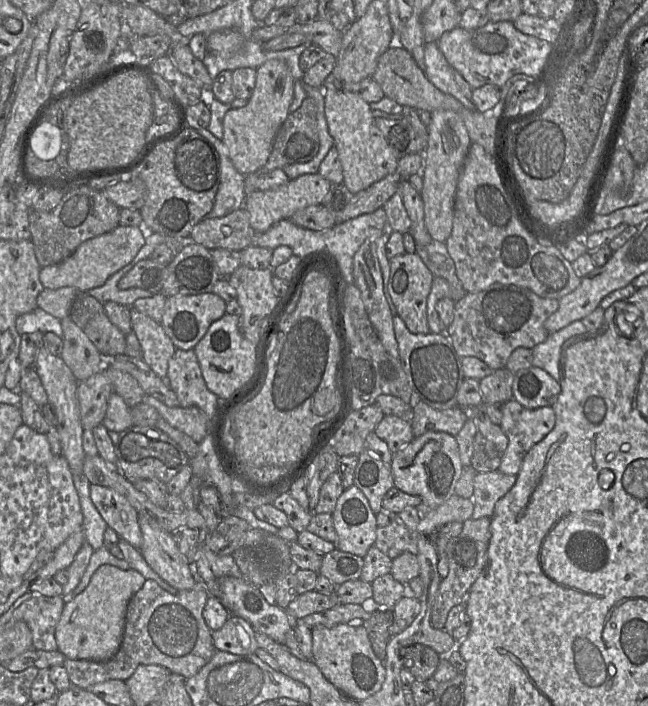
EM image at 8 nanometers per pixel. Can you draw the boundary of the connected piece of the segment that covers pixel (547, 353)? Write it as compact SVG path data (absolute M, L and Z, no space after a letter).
M577 320L566 327L549 334L547 339L534 346L532 350L532 366L547 371L559 382L559 360L563 343L570 337L583 334L588 330L581 320Z

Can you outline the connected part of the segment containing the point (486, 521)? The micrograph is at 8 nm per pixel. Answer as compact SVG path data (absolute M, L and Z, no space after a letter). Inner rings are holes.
M491 518L468 519L463 522L461 533L447 545L448 575L441 580L435 594L430 614L430 623L436 629L445 629L449 611L456 605L465 604L470 588L480 575L487 560L487 550L491 538Z

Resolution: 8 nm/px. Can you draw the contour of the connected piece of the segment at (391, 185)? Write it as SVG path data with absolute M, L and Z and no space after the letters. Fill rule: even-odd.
M398 172L387 175L367 189L358 193L350 192L344 183L332 184L322 205L334 216L336 223L376 211L399 192L401 176Z

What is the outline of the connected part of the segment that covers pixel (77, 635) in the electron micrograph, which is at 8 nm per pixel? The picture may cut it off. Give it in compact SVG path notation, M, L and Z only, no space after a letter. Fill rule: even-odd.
M109 564L101 565L88 586L65 603L55 628L58 651L71 660L103 662L113 658L122 643L128 603L145 581L146 578L134 569L122 570Z

